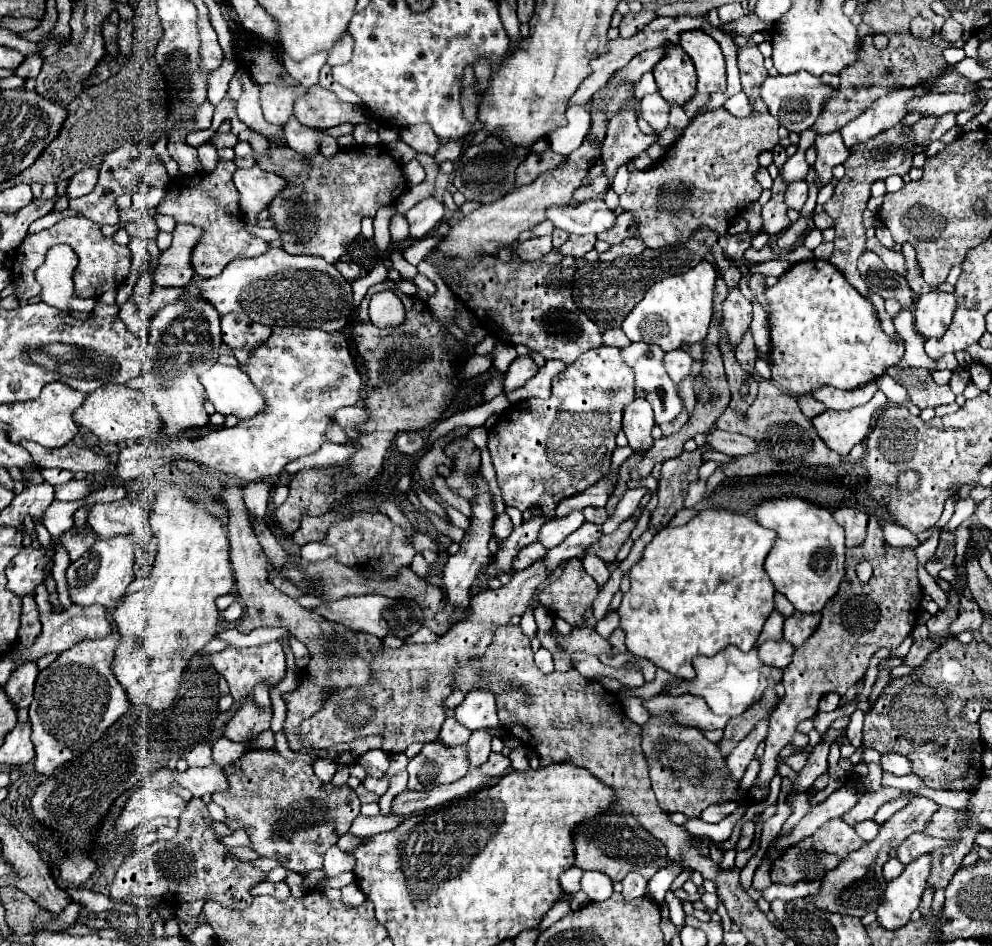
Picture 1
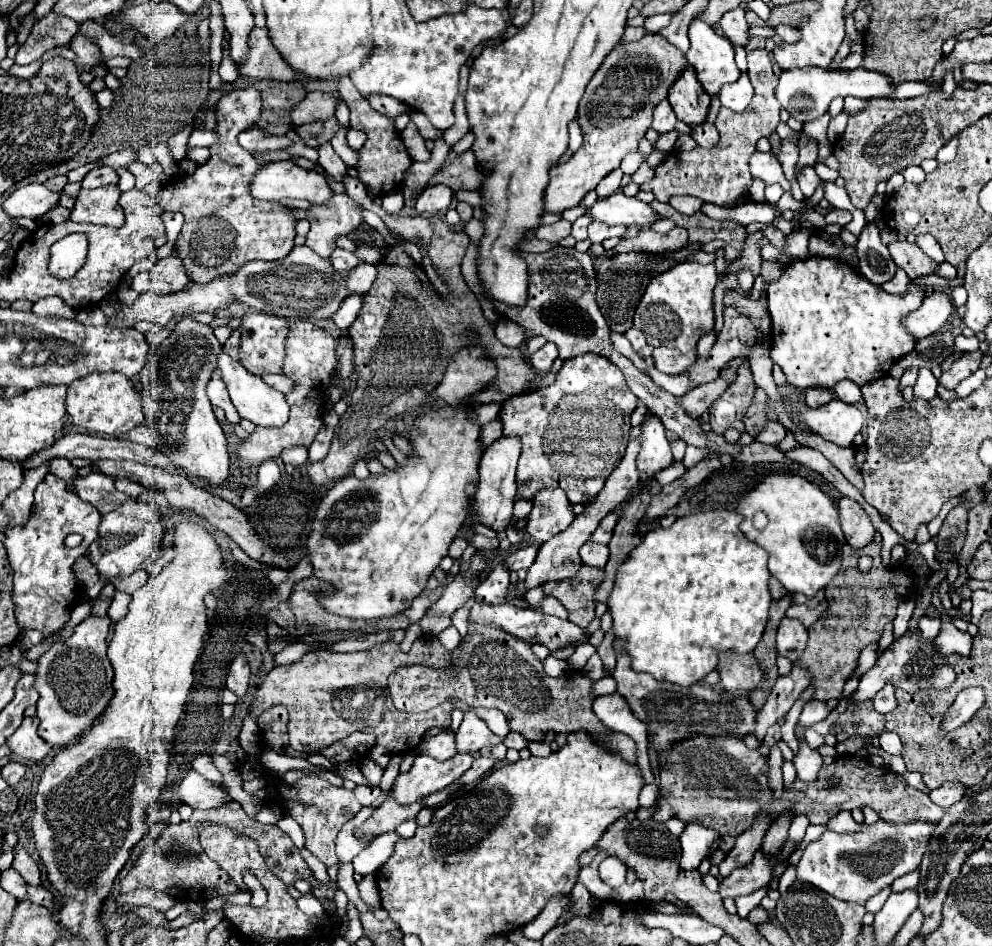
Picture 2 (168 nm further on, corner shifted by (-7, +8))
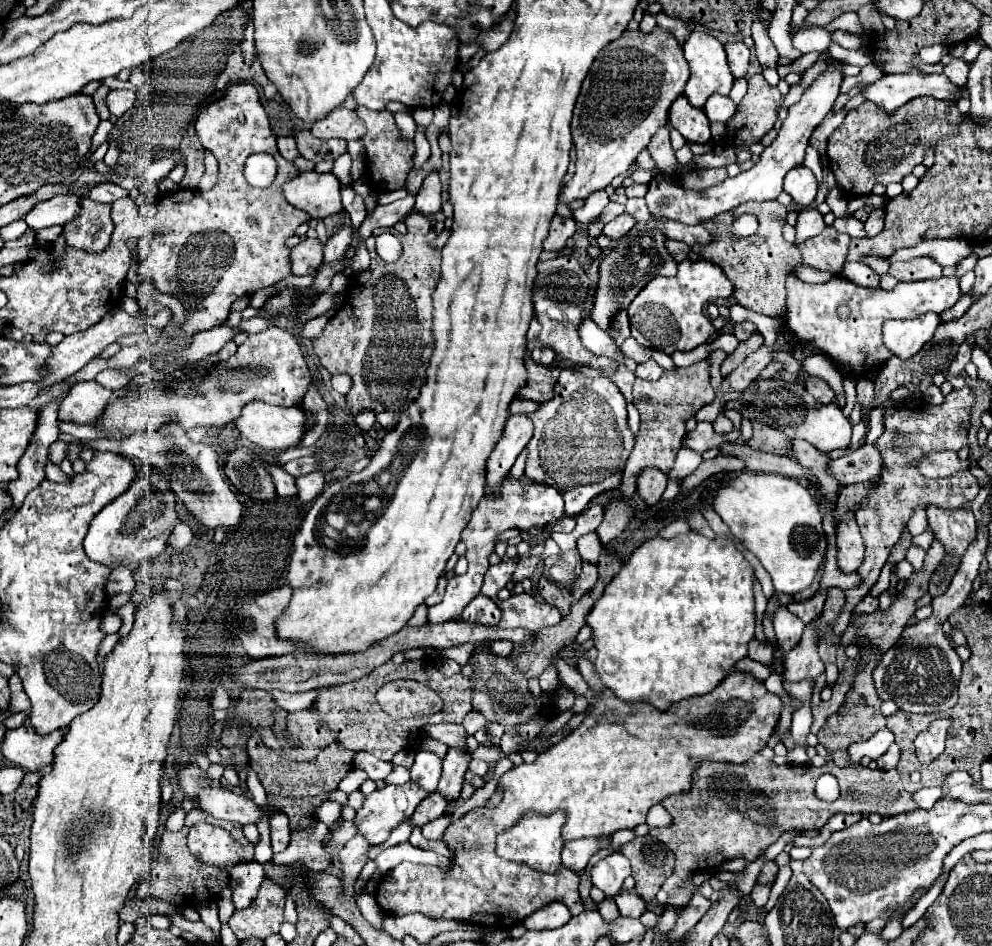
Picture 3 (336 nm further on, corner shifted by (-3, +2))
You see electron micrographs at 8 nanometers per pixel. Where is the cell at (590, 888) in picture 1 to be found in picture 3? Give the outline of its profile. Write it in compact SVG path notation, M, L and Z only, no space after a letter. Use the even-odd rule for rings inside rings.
M620 852L602 858L592 868L592 884L600 888L608 898L614 898L622 890L626 876L630 876L630 862Z

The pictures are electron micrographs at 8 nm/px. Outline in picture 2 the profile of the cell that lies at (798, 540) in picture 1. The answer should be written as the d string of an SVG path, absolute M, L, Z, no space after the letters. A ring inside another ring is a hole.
M771 473L738 500L738 514L744 516L740 530L770 554L768 570L782 582L788 592L800 592L812 598L820 588L826 588L840 568L840 550L844 536L838 524L834 502L812 482L796 474ZM756 512L768 516L764 530L752 526Z

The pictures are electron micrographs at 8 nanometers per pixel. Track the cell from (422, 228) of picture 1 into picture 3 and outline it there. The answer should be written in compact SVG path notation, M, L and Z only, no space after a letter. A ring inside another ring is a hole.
M432 172L424 180L424 184L422 184L422 188L420 188L418 196L416 196L414 210L420 212L420 214L424 214L424 216L434 216L436 212L440 212L440 200L442 200L440 178L438 178L436 172Z

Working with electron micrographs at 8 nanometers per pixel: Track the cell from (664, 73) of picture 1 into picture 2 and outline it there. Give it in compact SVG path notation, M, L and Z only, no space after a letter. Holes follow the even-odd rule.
M688 68L672 86L668 102L672 104L678 120L686 122L688 126L704 124L706 114L710 110L710 96L698 86L696 72Z

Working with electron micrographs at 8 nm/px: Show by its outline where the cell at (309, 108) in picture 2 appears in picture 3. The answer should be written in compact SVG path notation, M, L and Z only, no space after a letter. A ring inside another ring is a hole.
M338 106L324 120L314 122L314 126L310 126L310 132L322 140L328 138L354 140L354 138L362 138L366 128L354 110Z

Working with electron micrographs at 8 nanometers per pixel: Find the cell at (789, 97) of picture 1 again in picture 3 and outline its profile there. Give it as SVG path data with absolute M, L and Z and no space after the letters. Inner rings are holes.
M914 70L910 74L886 74L874 84L868 84L860 96L884 110L896 110L918 96L956 102L960 88L952 86L944 74L920 74Z

